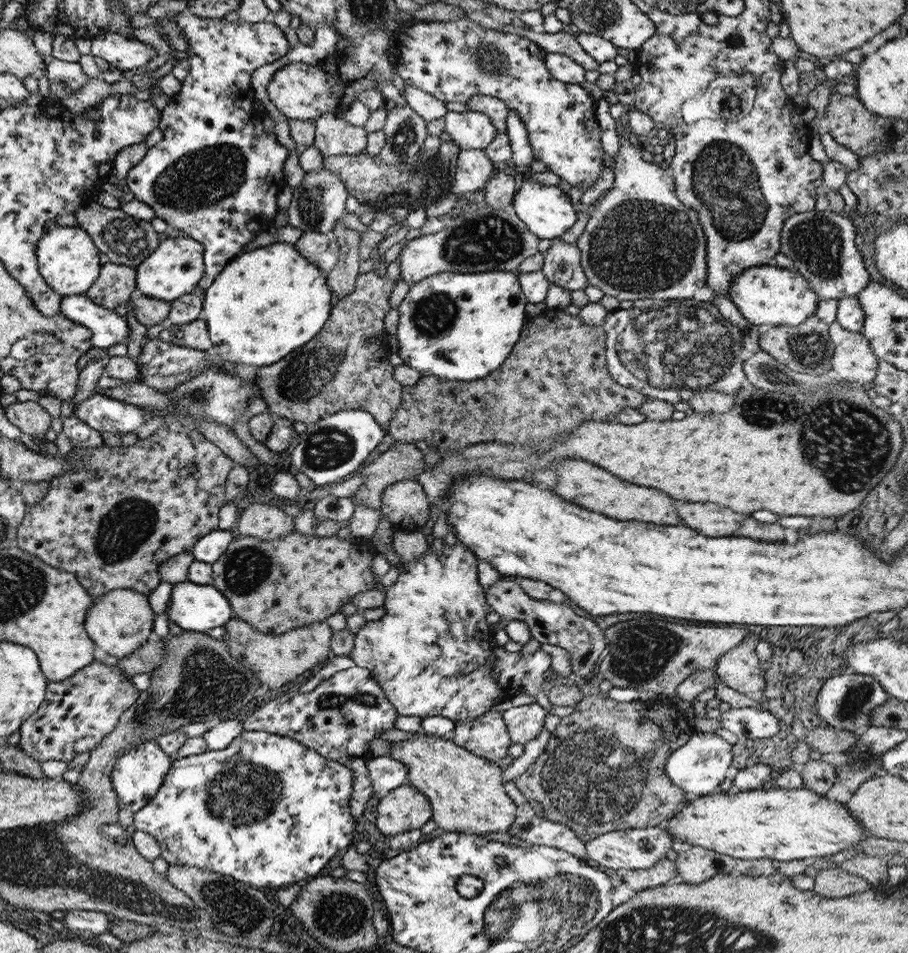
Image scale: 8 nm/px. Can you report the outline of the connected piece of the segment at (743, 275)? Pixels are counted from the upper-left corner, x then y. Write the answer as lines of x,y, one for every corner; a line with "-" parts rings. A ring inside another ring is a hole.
768,265
739,272
730,280
728,298
748,324
772,324
773,327
800,325
814,314
818,303
816,294
808,287
806,279
800,276
797,268
789,270

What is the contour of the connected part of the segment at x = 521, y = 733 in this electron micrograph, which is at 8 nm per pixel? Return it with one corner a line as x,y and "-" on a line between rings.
516,702
513,707
501,712
512,744
525,746
539,731
543,731
545,714
546,710
537,703
519,706

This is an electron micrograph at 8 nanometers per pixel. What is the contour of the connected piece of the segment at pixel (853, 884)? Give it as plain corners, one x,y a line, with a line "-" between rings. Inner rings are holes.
836,868
820,870
815,875
813,890
825,898
839,898
865,892
873,886
859,876
839,872

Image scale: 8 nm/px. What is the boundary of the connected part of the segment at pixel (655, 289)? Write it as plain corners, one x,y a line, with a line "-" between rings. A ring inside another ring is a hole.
623,133
621,138
619,138
619,150
615,154
614,178
612,183
605,197
596,204
593,212
587,216
587,223
582,233
579,234
577,240
574,242
580,254
580,266
583,269
583,275
585,275
587,284
596,286
603,294
613,296
618,301
634,301
641,300
641,298
657,300
667,300
670,298
691,299
693,292
706,284
706,238
704,237
702,226
698,221
696,213
691,209
687,209
677,200
675,196
675,185
667,169
642,160
639,150
629,144
627,134

